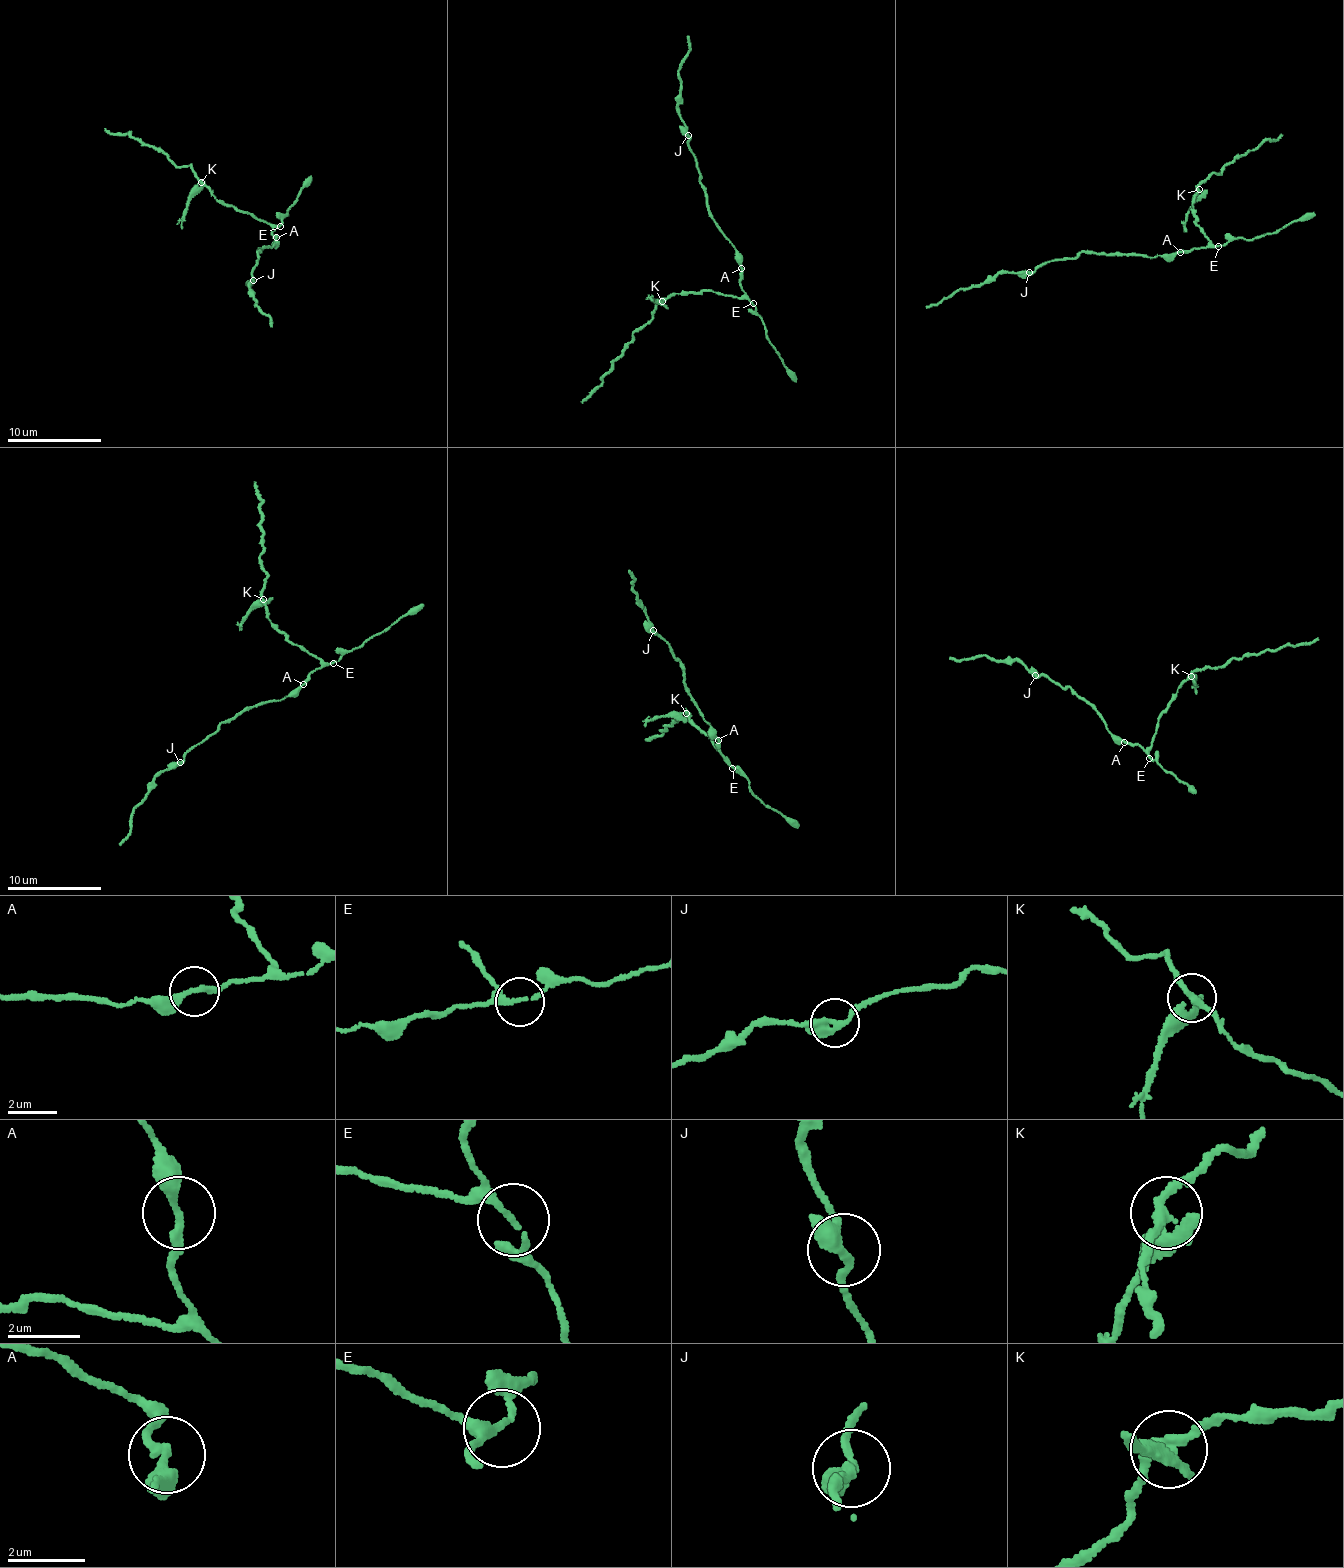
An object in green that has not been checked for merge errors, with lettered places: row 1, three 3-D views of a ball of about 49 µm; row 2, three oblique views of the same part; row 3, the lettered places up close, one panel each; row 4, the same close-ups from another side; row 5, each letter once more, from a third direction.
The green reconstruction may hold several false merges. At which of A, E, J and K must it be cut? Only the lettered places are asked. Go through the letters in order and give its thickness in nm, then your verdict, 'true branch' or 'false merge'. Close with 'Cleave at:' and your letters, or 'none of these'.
A: 240 nm | true branch
E: 160 nm | true branch
J: 280 nm | true branch
K: 220 nm | false merge
Cleave at: K

